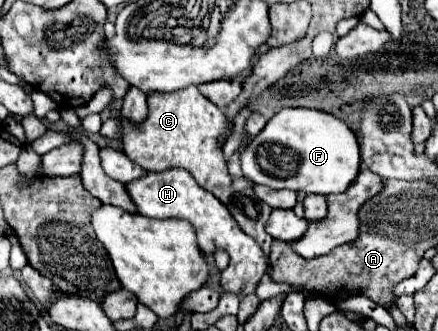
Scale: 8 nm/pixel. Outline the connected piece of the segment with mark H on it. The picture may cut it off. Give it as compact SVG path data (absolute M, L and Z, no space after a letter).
M172 169L166 173L148 173L146 177L142 177L142 181L134 181L126 185L126 189L142 215L152 219L178 217L178 219L190 221L192 227L196 229L198 245L204 253L214 253L216 247L228 251L230 273L222 273L222 279L220 279L224 291L240 293L240 297L246 297L246 293L252 293L254 287L260 283L262 275L268 269L262 247L238 227L238 223L228 213L228 209L212 193L202 189L188 171Z

